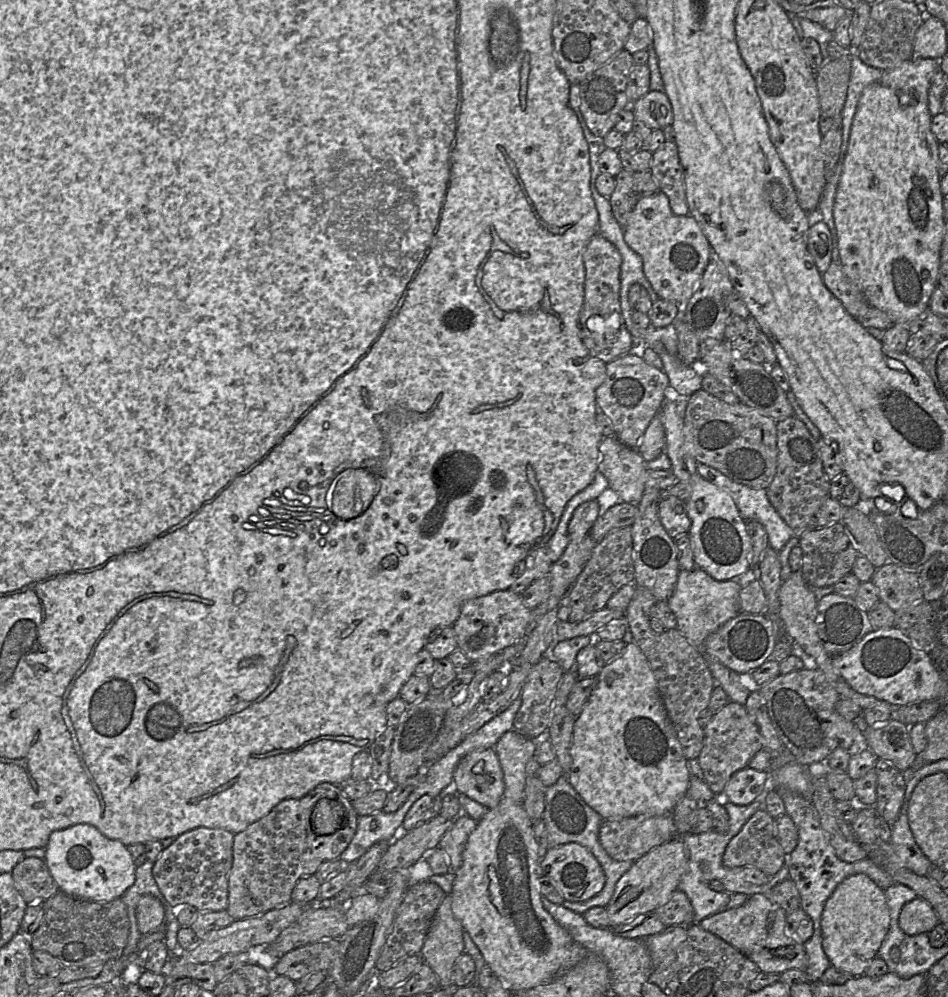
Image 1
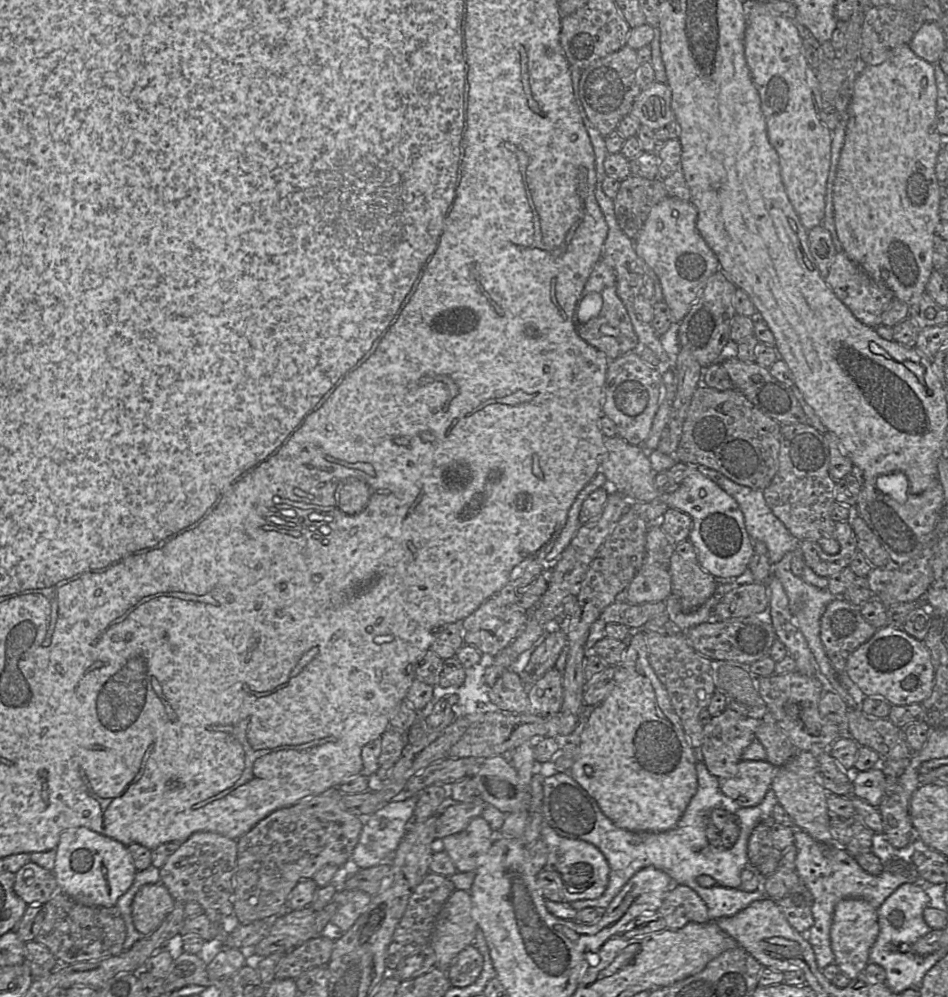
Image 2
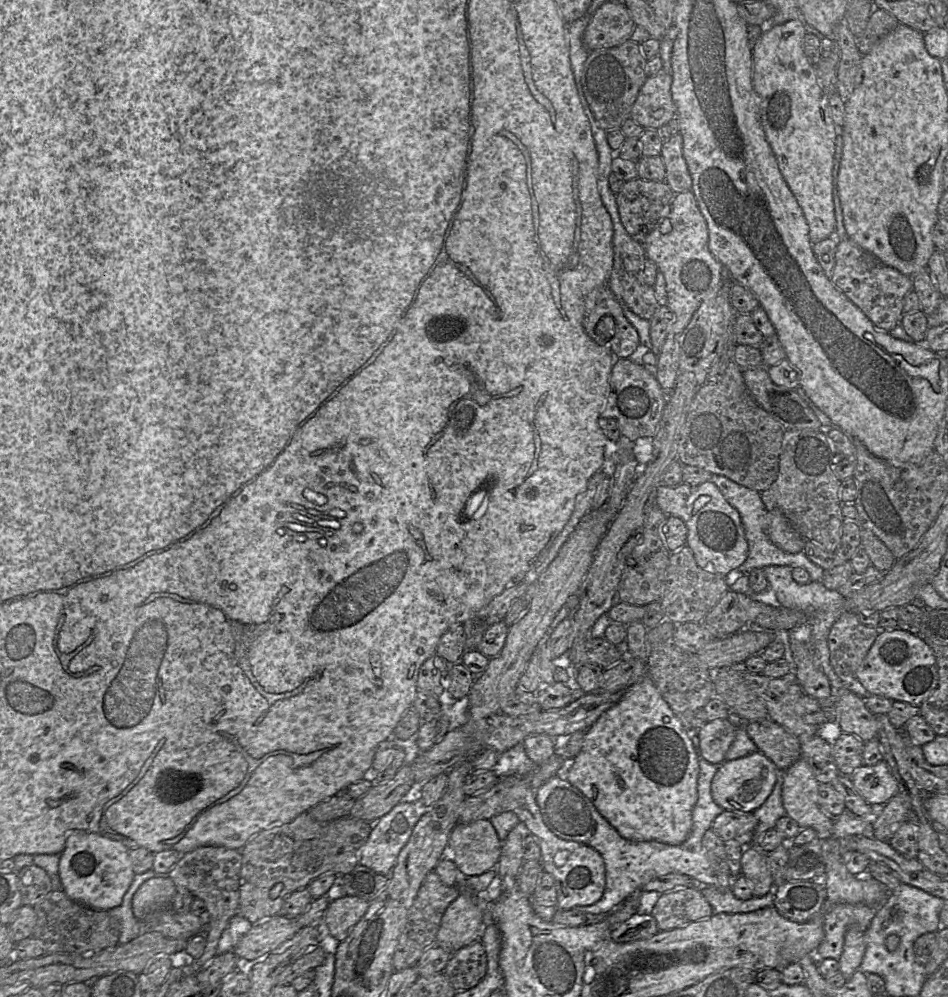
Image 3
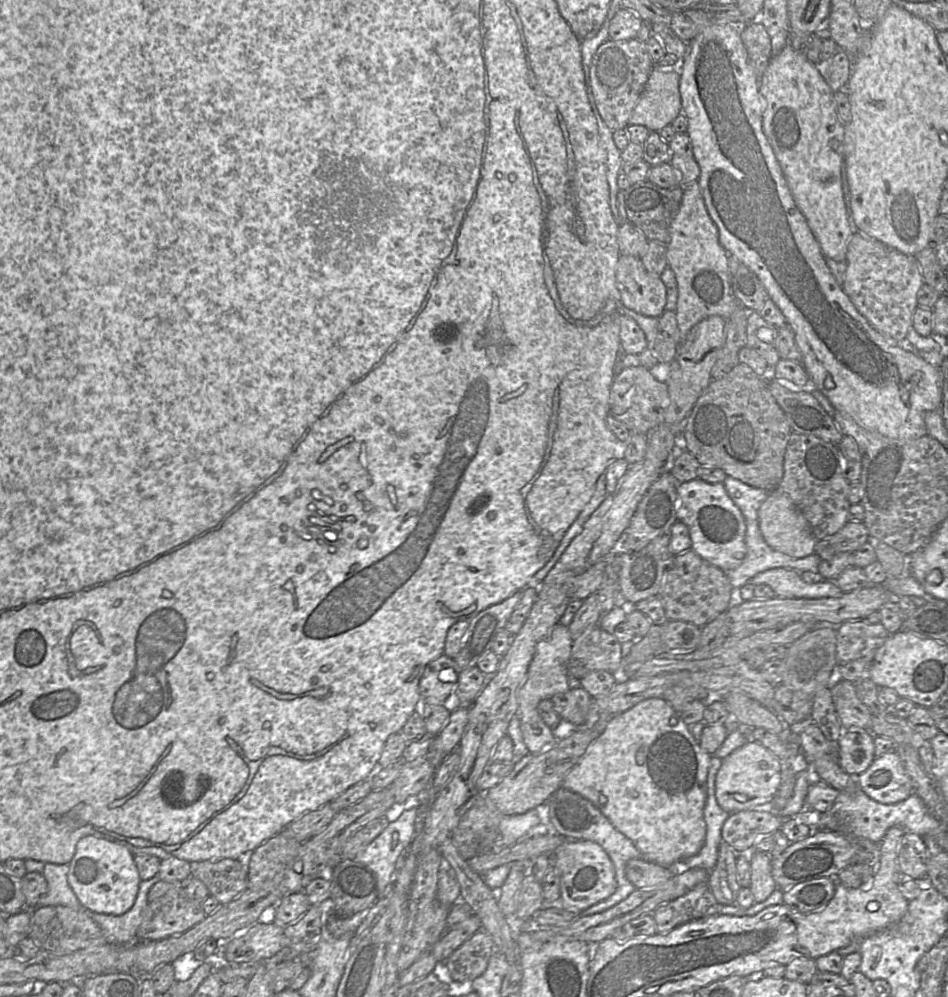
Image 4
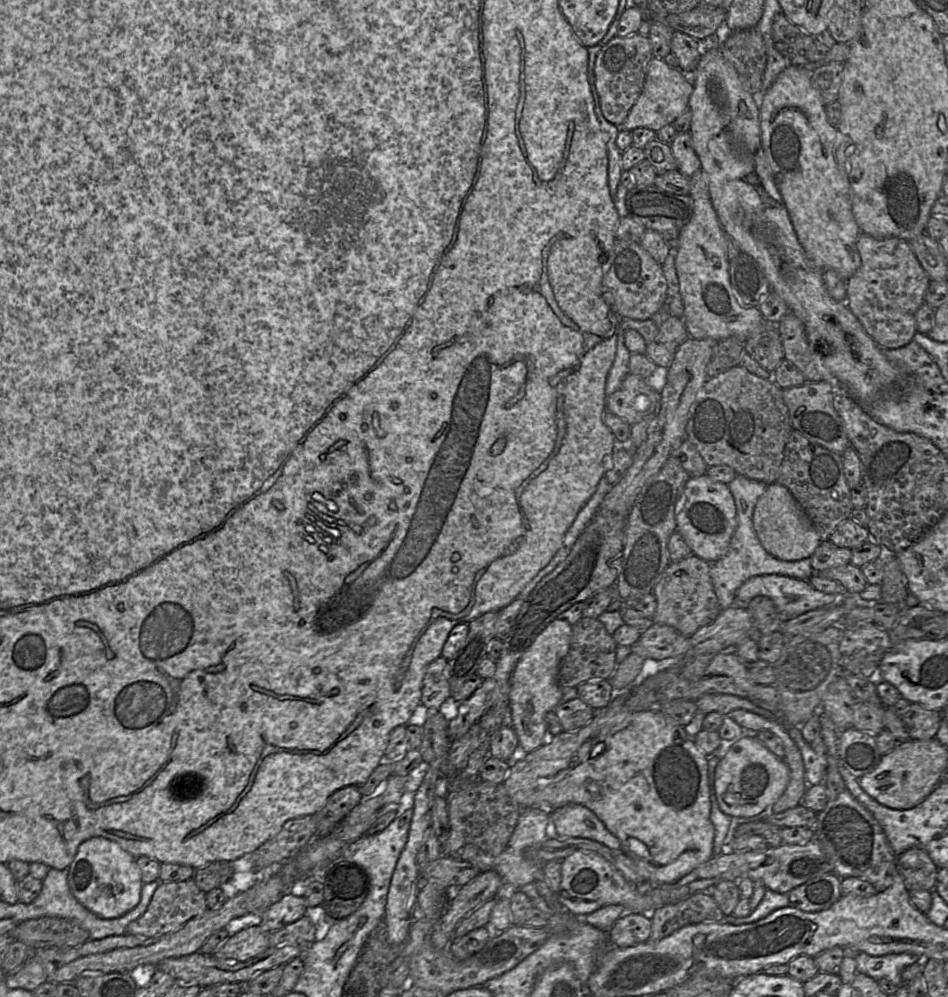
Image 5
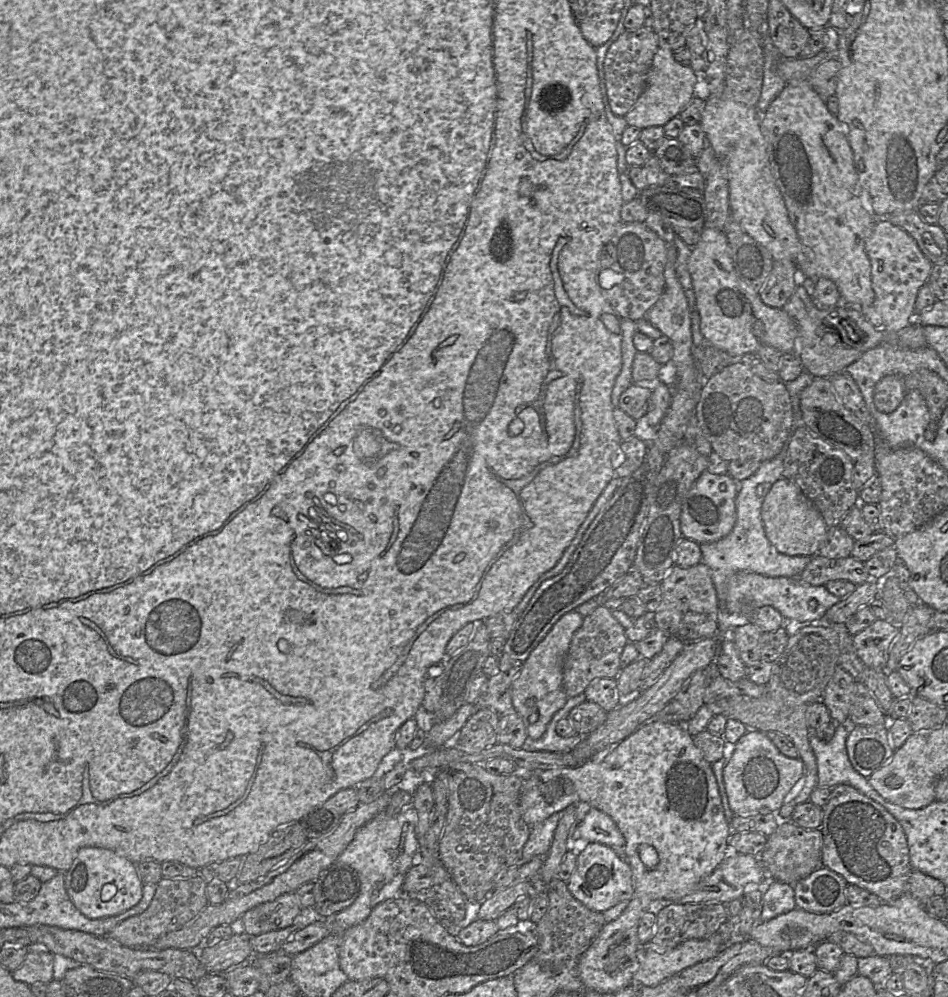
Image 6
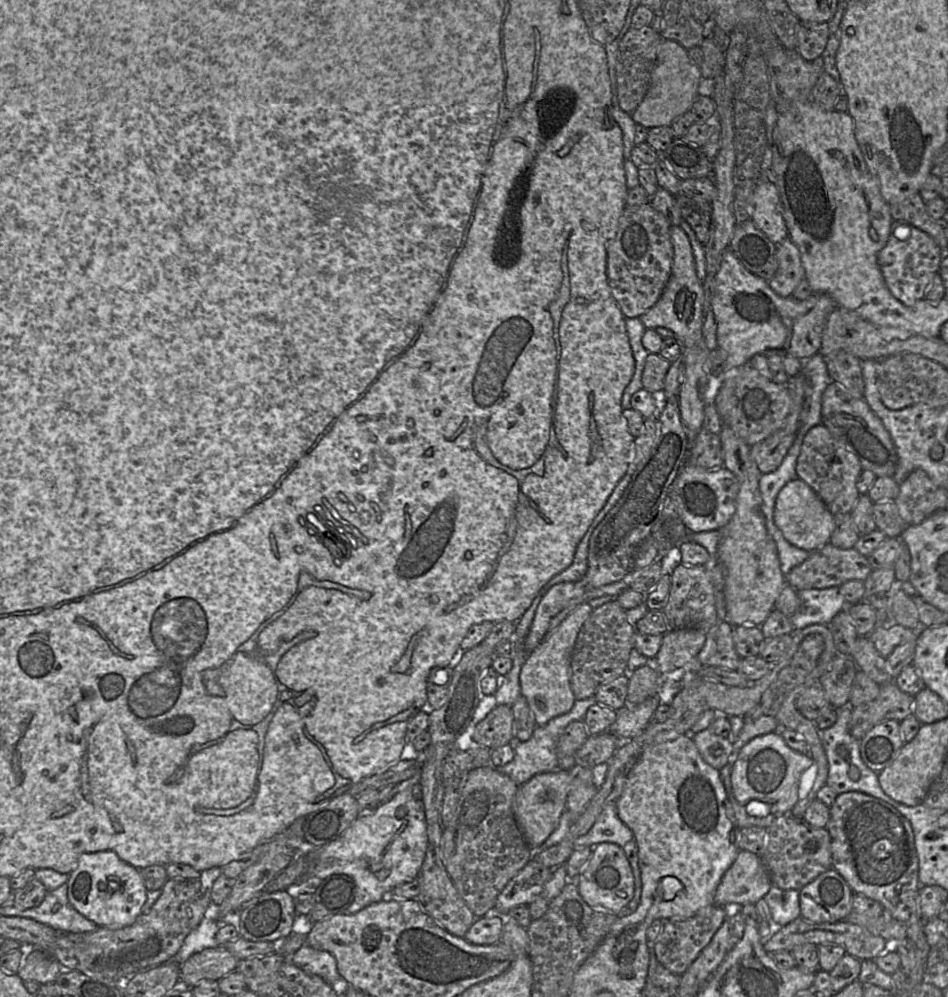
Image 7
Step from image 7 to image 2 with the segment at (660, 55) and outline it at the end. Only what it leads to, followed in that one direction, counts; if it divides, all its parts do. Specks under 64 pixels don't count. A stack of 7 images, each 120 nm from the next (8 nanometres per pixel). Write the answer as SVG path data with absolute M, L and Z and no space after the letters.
M653 81L642 89L633 103L630 115L652 130L666 127L674 120L669 85Z

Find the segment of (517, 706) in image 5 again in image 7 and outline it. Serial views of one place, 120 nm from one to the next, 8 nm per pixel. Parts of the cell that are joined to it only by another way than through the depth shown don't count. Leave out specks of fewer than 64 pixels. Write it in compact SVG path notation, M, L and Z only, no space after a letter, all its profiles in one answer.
M588 602L578 605L547 636L538 647L528 655L520 672L520 693L527 700L534 715L536 726L543 726L551 719L568 713L576 699L570 686L570 664L578 633L590 616L593 608Z

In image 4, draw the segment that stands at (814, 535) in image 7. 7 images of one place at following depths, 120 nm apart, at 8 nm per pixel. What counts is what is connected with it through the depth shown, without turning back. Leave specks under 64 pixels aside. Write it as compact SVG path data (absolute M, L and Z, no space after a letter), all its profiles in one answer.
M777 489L769 492L758 510L758 520L762 536L773 550L797 559L815 553L817 540L812 534L810 525L787 494L781 493Z

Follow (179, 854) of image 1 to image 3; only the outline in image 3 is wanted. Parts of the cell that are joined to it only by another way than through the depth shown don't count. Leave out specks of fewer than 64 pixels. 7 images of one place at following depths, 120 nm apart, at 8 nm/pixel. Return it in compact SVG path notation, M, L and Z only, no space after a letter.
M203 846L184 854L167 874L176 887L188 889L195 898L203 900L208 909L208 926L201 932L206 934L207 944L203 955L193 961L195 970L201 970L218 955L219 939L230 919L238 914L241 862L241 850L222 846Z

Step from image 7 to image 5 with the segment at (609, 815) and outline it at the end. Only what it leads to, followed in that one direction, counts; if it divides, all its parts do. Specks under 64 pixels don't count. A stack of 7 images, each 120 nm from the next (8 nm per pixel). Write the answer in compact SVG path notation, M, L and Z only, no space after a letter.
M568 804L554 809L550 818L560 837L585 838L603 844L610 849L620 849L620 840L588 808Z

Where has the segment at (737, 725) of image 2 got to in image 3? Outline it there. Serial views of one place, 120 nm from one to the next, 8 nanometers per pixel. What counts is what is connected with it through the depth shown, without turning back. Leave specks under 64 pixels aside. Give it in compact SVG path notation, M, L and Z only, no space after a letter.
M717 718L698 729L700 757L714 765L721 765L735 739L737 727L728 719Z

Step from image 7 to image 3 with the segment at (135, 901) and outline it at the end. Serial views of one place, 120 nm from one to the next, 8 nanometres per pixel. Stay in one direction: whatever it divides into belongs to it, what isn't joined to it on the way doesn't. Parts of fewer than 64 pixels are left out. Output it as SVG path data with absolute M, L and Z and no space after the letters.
M72 831L60 854L59 876L64 893L73 901L94 910L111 910L121 905L135 873L129 849L121 842L89 831Z

